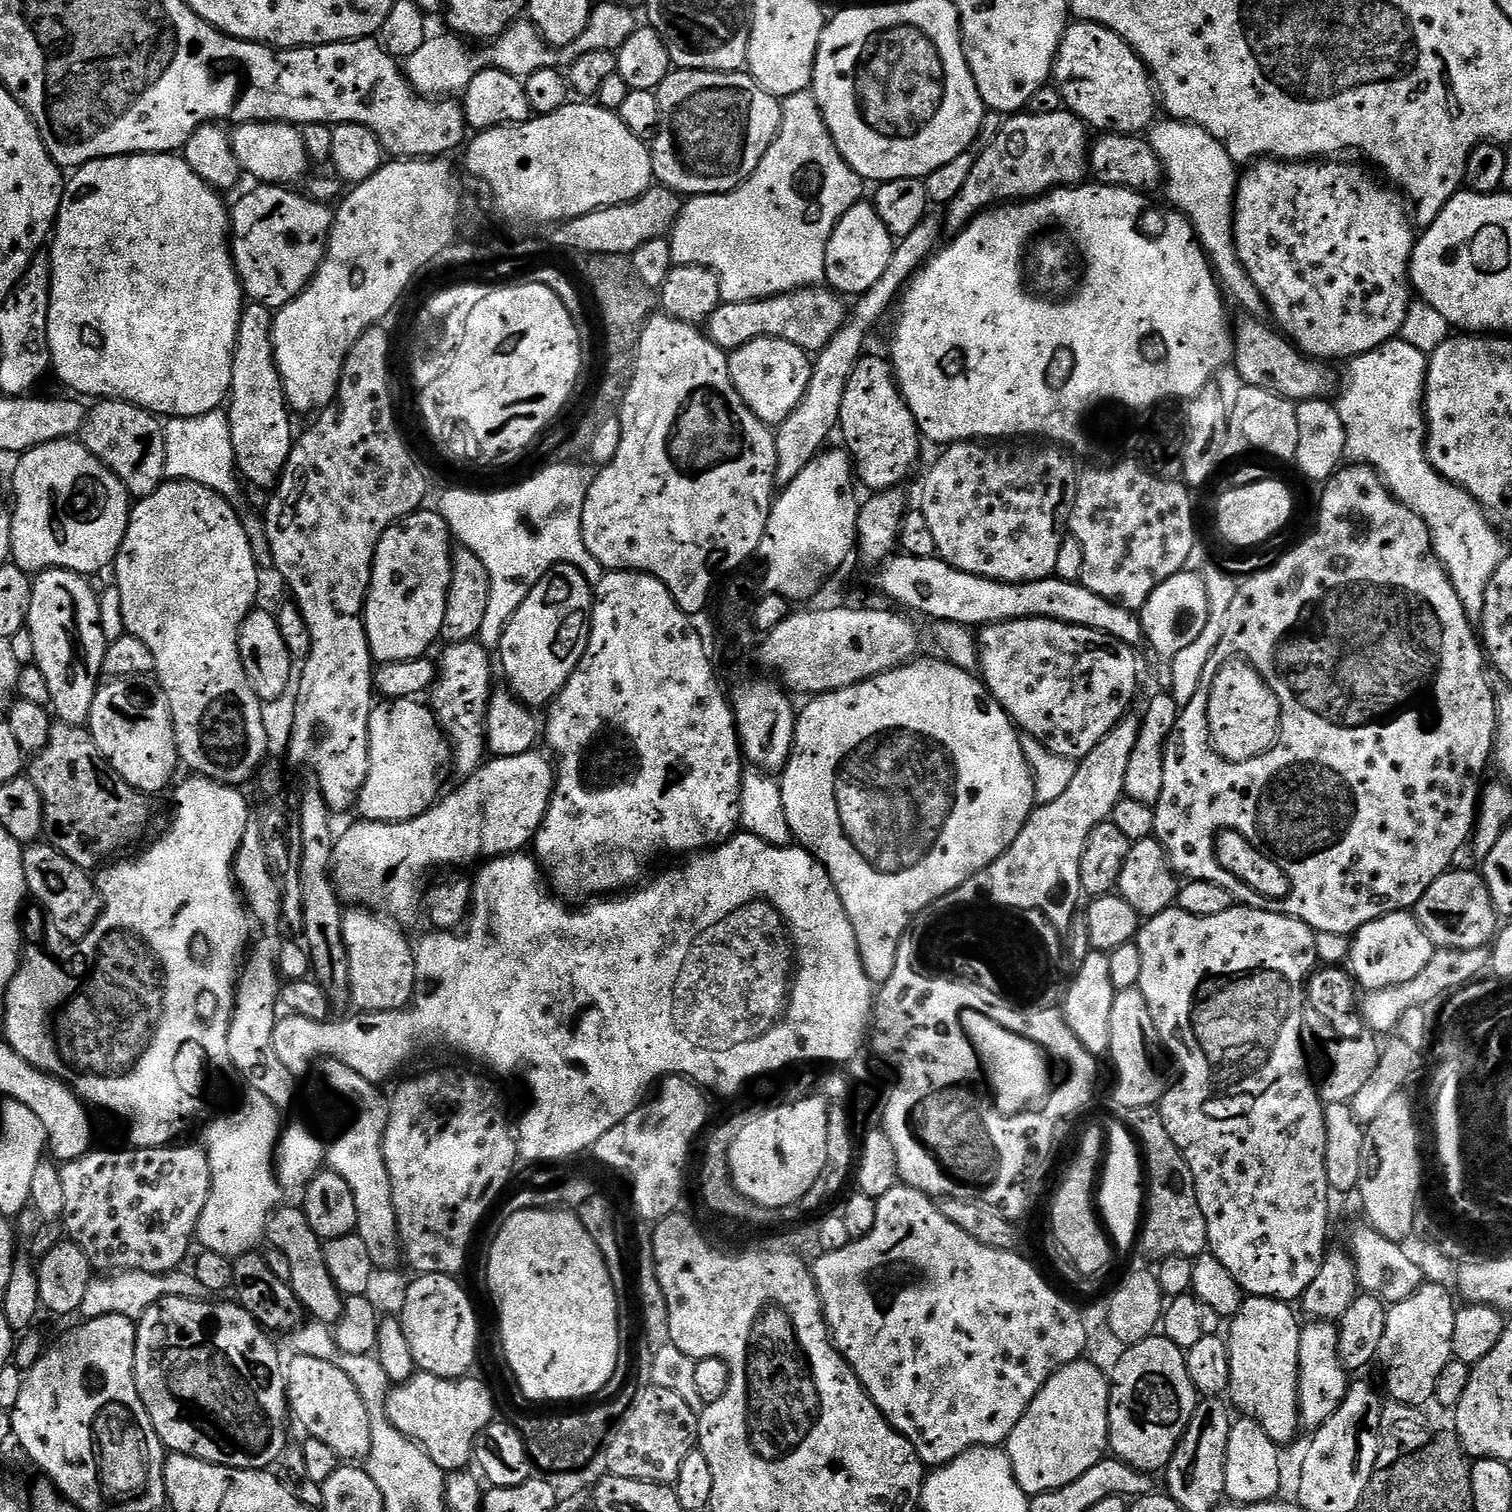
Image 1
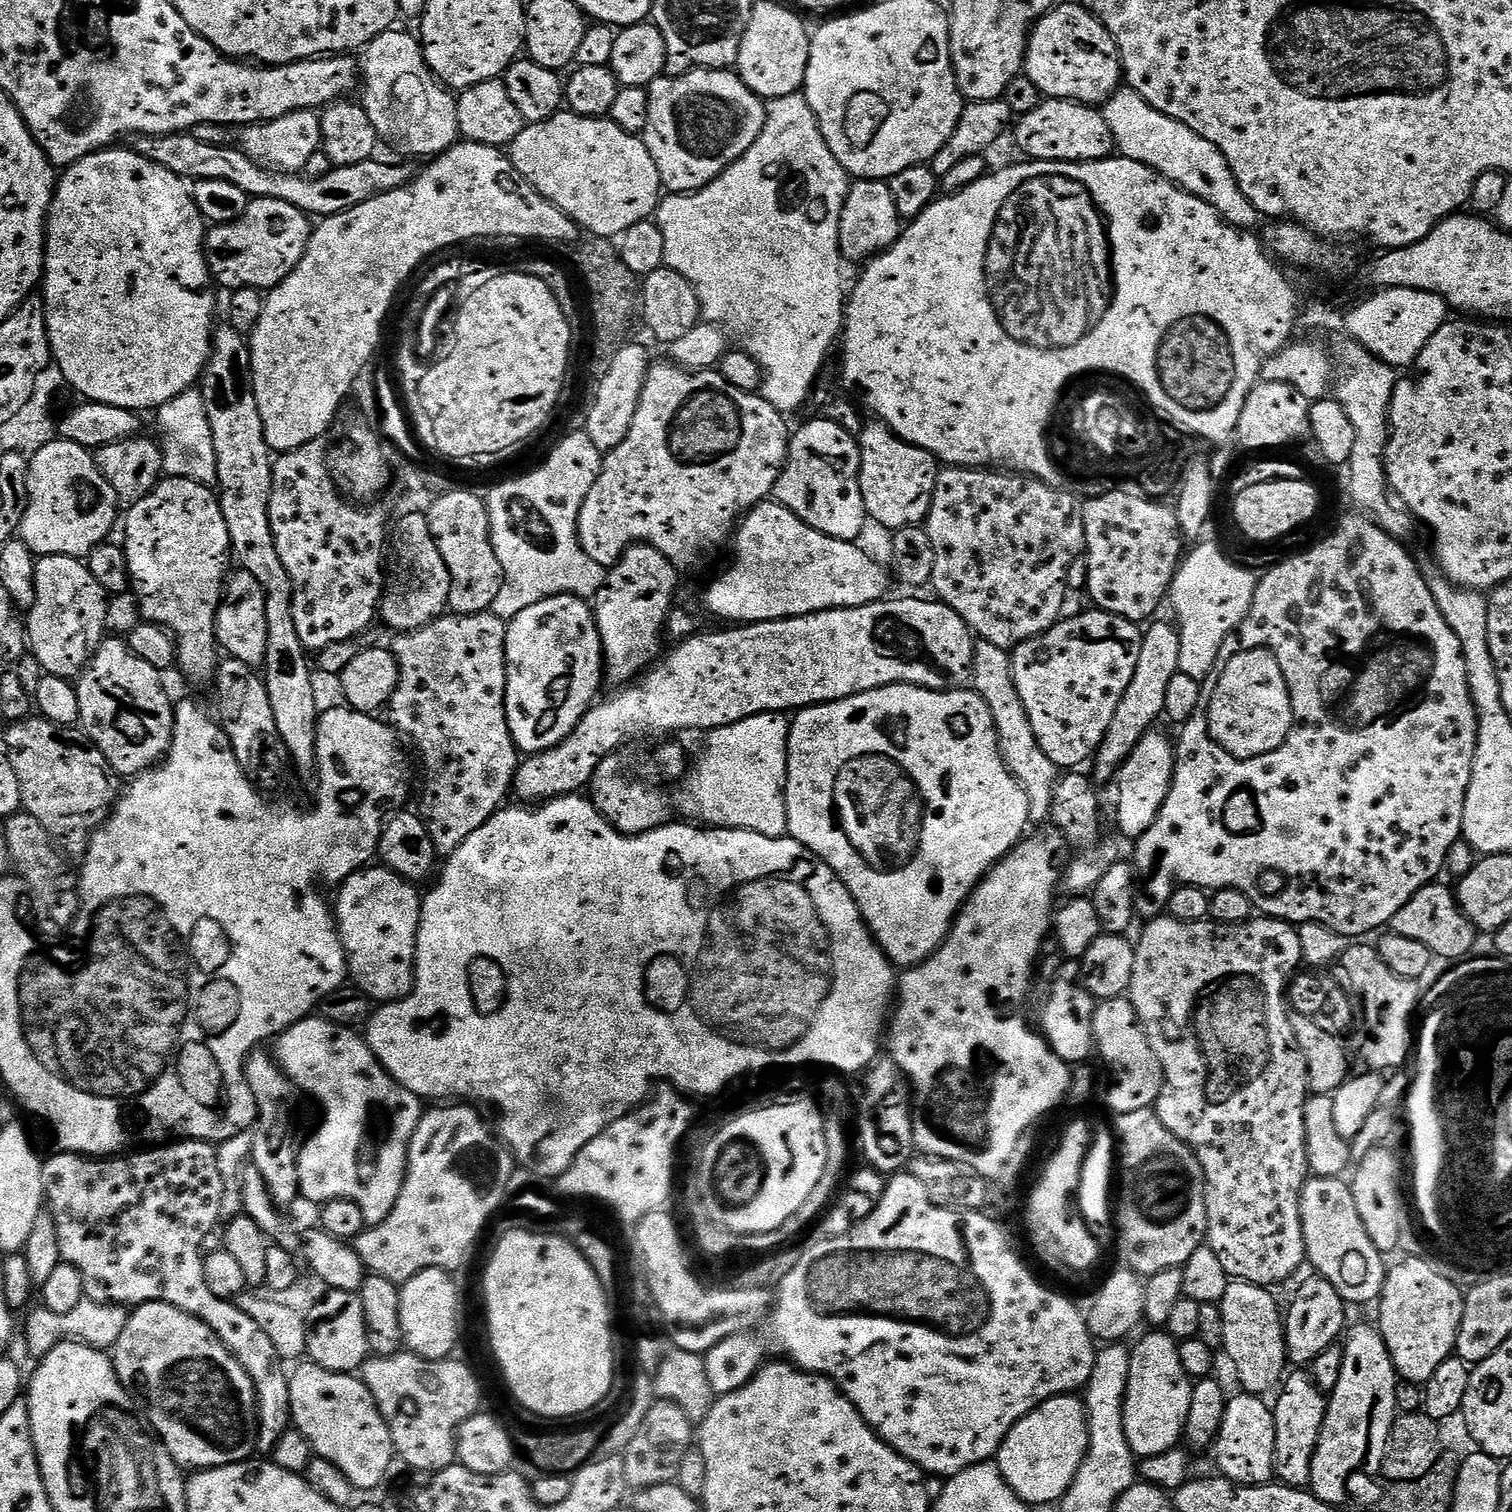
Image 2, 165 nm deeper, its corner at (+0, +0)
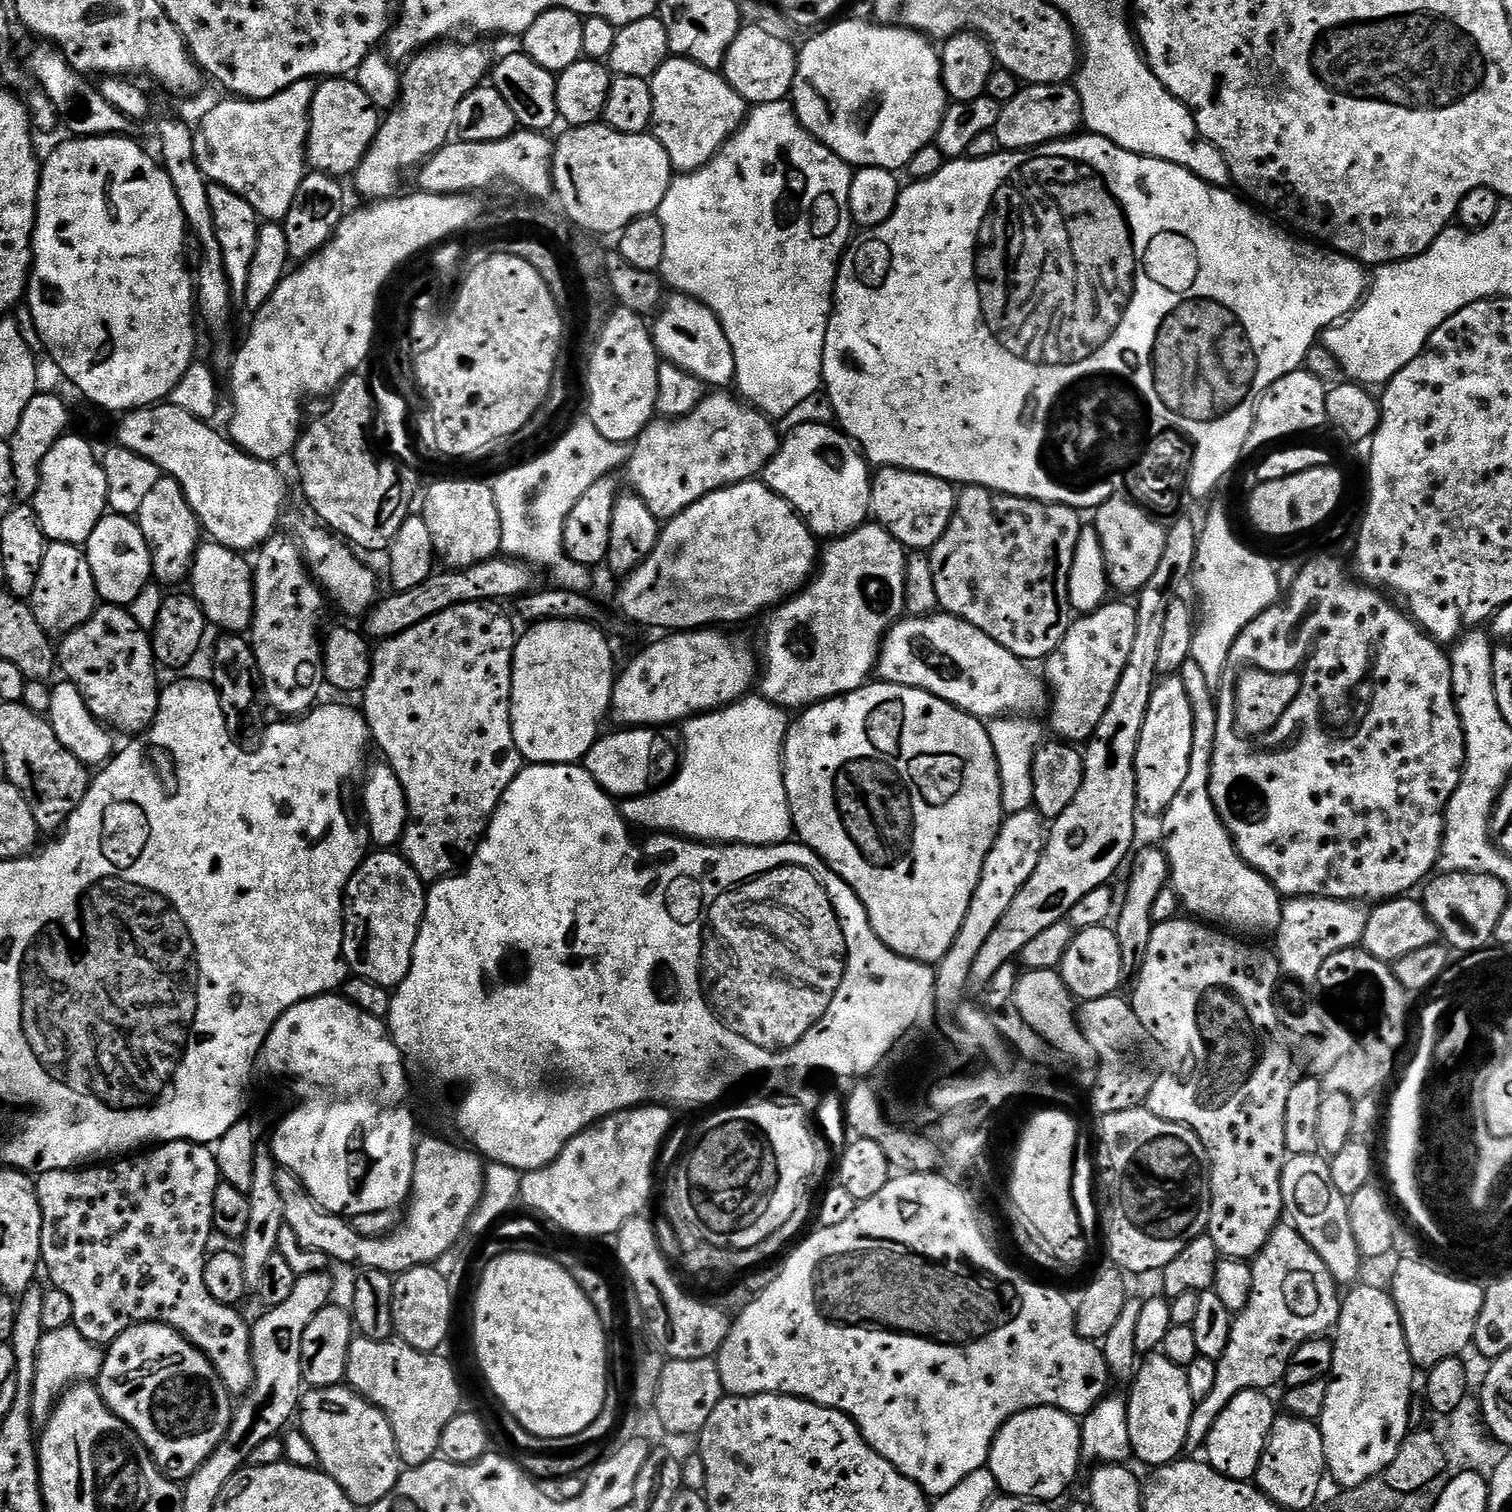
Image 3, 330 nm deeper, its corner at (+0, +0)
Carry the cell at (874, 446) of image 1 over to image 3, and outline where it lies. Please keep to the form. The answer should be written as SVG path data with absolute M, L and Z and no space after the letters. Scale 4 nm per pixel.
M882 468L872 476L871 515L905 549L930 550L950 526L957 495L957 489L946 480L901 468Z

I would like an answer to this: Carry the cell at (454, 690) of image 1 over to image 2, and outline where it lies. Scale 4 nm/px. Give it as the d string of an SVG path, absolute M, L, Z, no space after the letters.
M490 610L470 614L469 616L445 614L439 620L432 620L424 628L419 628L417 632L405 632L397 635L395 637L396 641L390 644L391 652L400 667L400 677L398 678L398 686L392 695L392 700L389 701L386 707L386 712L392 715L390 723L397 733L404 738L409 736L416 743L417 750L420 751L420 760L424 763L424 785L420 788L418 815L423 820L437 853L440 854L450 854L458 846L462 846L462 842L466 842L466 838L470 838L470 834L474 834L474 830L478 830L478 826L482 826L495 812L500 811L502 805L507 801L504 799L510 796L514 788L516 769L522 756L517 749L516 743L512 741L510 726L506 722L504 699L506 698L507 633L507 623L501 620L499 616L494 615Z

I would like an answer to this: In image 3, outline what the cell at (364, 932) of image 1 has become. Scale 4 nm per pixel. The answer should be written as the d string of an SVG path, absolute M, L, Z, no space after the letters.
M376 850L371 854L364 857L364 861L360 863L360 869L358 869L354 875L350 878L348 888L344 891L344 961L348 964L349 973L353 977L360 977L370 981L370 983L377 984L380 987L387 988L389 990L395 990L399 988L400 983L406 978L406 974L410 970L412 965L412 955L414 954L414 942L418 938L420 933L420 927L424 921L424 907L428 901L426 895L425 881L421 880L420 876L415 872L403 855L396 850Z

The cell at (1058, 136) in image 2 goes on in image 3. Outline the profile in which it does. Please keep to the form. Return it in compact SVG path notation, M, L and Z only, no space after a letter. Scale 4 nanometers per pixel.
M1029 84L1021 87L1018 94L1010 102L1006 102L998 114L998 122L994 129L997 145L1006 152L1022 152L1040 148L1055 140L1069 139L1081 131L1084 123L1082 102L1078 98L1075 87L1067 84Z

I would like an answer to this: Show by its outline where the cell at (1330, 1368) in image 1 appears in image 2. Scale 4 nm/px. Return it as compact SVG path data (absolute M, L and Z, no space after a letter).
M1292 1370L1287 1373L1280 1397L1272 1408L1274 1418L1274 1446L1276 1447L1276 1475L1279 1483L1290 1488L1307 1489L1312 1482L1312 1459L1318 1446L1318 1438L1322 1434L1324 1419L1328 1413L1328 1396L1312 1378L1311 1371Z

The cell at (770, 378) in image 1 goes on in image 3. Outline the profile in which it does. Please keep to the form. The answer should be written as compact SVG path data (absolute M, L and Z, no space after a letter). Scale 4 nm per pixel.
M672 294L663 301L655 320L656 325L653 323L650 328L652 340L667 363L689 372L705 386L713 384L711 387L716 390L727 389L727 384L729 387L735 381L734 350L718 318L706 305L692 296Z

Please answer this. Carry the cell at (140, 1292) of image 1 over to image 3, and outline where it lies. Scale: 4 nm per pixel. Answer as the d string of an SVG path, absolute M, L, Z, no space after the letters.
M75 1326L45 1332L38 1346L38 1368L34 1370L33 1421L40 1426L47 1424L52 1409L72 1385L95 1381L104 1365L104 1354L101 1345L91 1344Z

